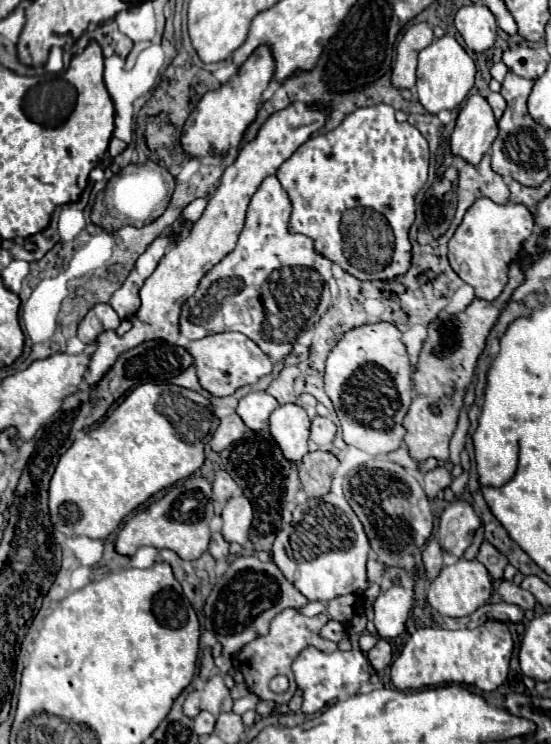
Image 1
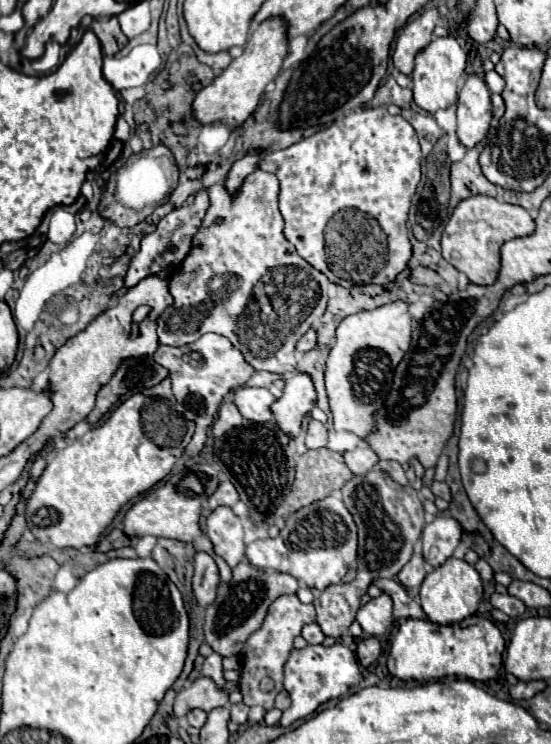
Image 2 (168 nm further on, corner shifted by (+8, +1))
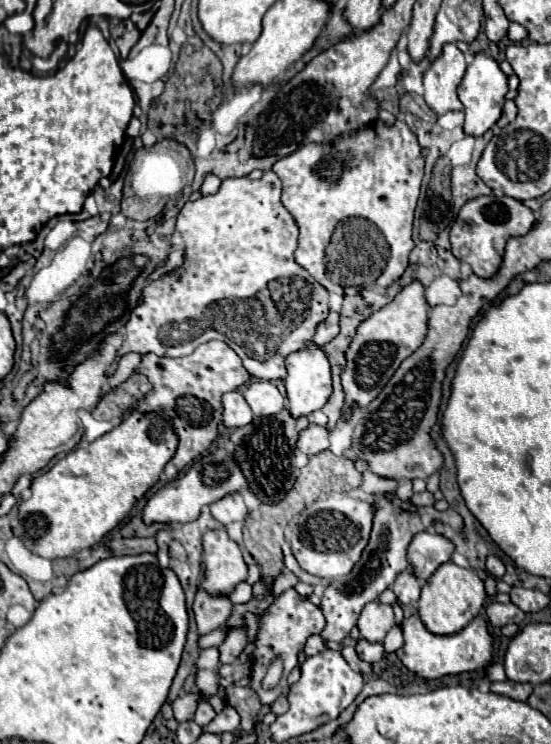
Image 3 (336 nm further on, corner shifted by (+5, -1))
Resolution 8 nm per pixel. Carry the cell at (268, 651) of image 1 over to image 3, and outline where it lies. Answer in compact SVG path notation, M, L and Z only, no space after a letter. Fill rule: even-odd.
M295 588L285 590L267 610L261 612L261 628L259 628L259 634L257 634L257 640L255 640L255 652L253 652L255 664L253 664L253 672L251 672L251 688L259 694L261 704L273 704L275 698L289 694L287 676L297 666L299 650L303 650L307 638L313 636L313 634L319 634L323 630L323 626L325 626L323 612L315 604L311 604L307 598L299 596ZM273 656L281 656L283 658L283 676L281 676L277 688L265 690L261 686L261 682L265 678L267 666L273 660Z

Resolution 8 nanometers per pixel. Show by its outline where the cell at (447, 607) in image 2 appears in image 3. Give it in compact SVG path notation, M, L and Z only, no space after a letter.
M453 562L441 564L427 580L419 598L419 618L433 634L455 634L465 628L483 608L487 600L483 580L469 568L461 568Z

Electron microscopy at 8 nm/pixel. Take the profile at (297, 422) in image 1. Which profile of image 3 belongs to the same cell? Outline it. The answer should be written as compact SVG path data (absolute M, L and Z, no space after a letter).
M307 342L305 348L291 352L285 358L285 366L287 366L287 378L285 378L285 388L287 388L287 398L289 398L289 410L291 416L299 418L299 416L307 416L319 408L323 408L323 404L329 400L333 386L331 386L331 364L327 354L323 352L321 346L317 346L315 342Z

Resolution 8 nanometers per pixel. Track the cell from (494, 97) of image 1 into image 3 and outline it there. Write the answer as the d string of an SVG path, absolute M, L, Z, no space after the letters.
M507 100L505 106L503 106L503 114L501 114L501 118L499 118L496 124L503 128L503 126L511 124L515 120L515 116L517 116L517 106L515 106L513 100Z

